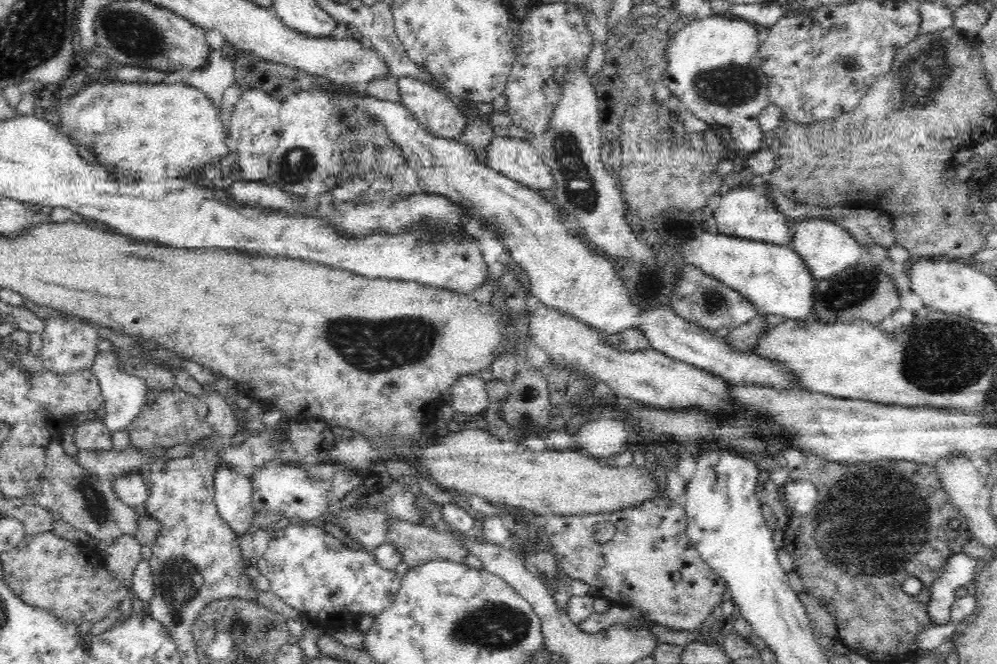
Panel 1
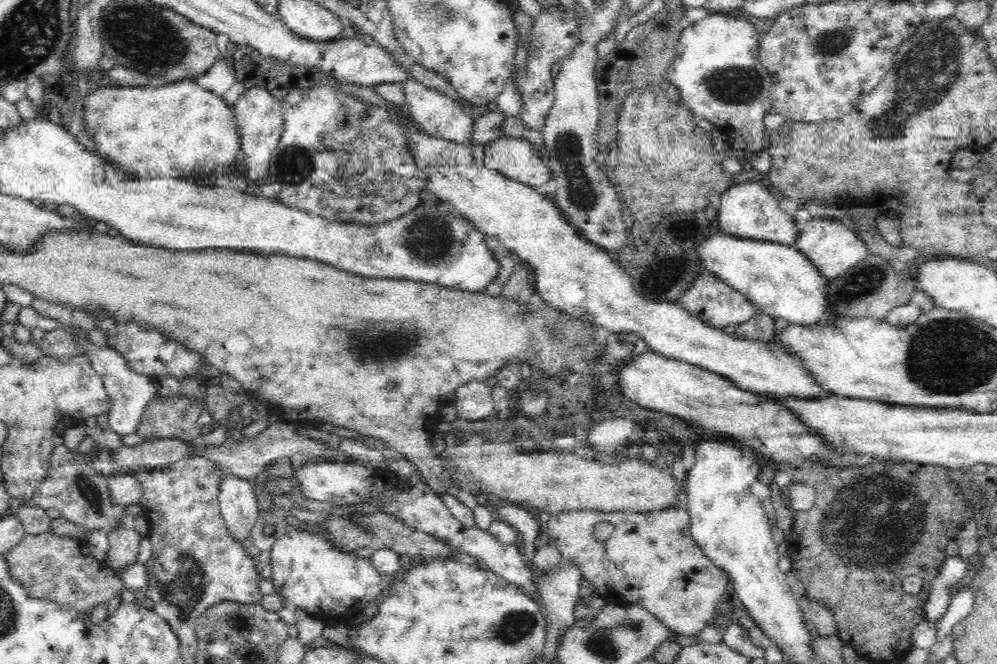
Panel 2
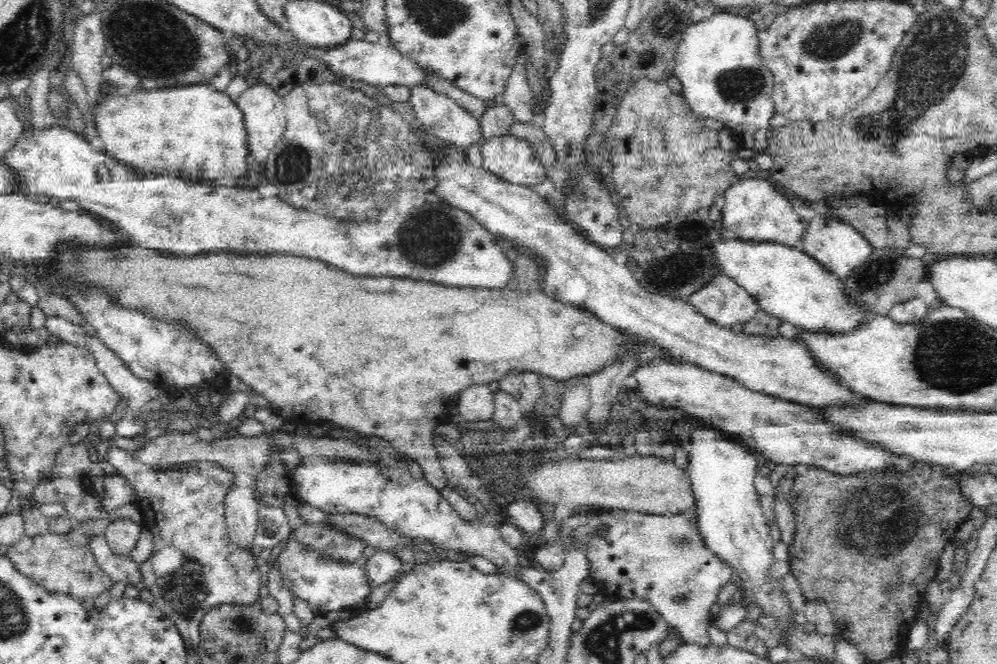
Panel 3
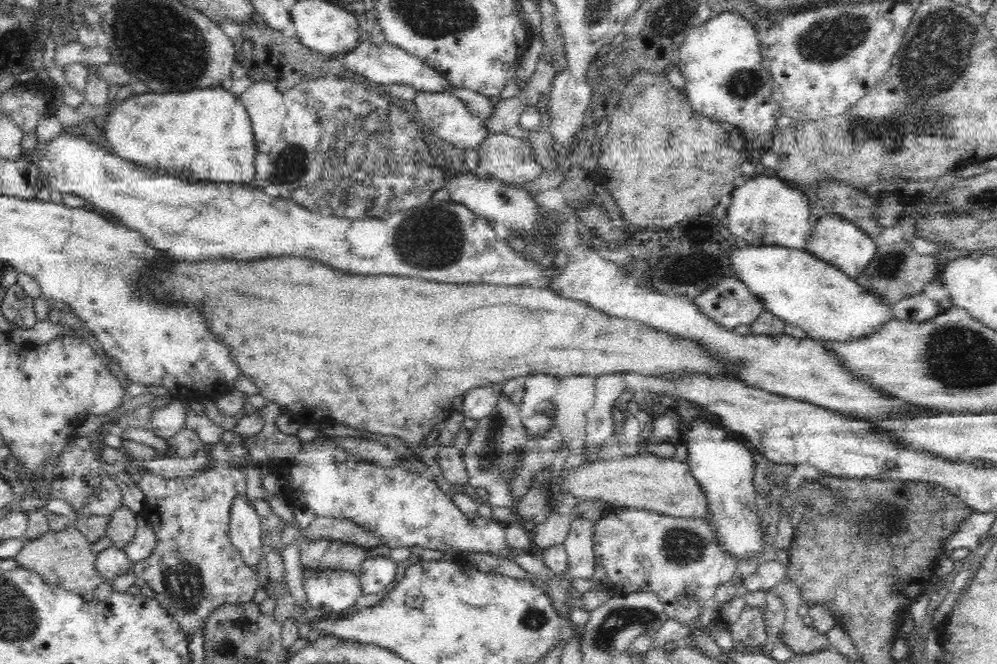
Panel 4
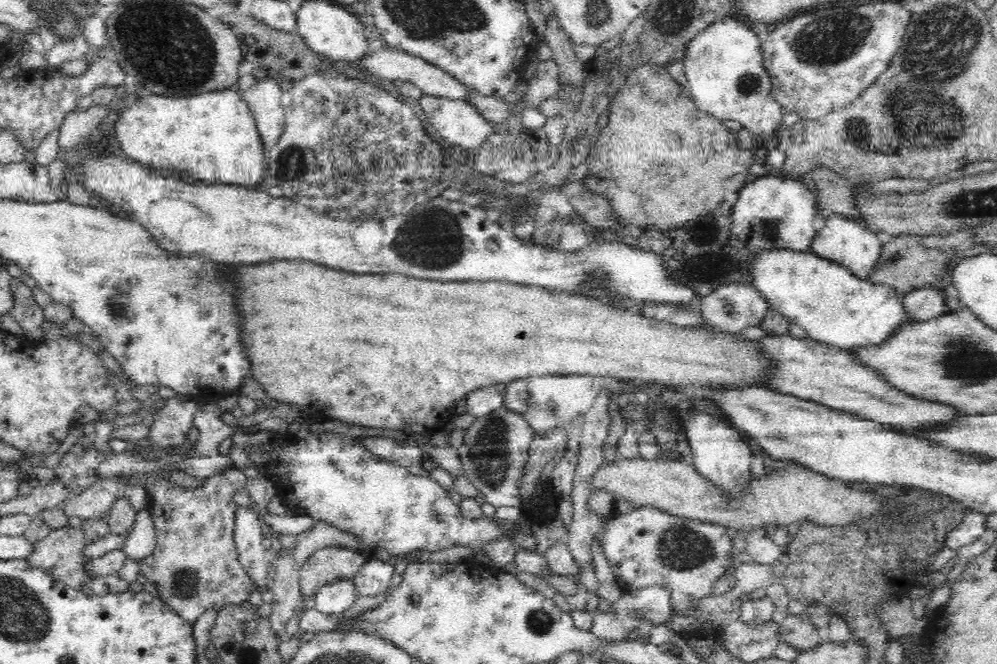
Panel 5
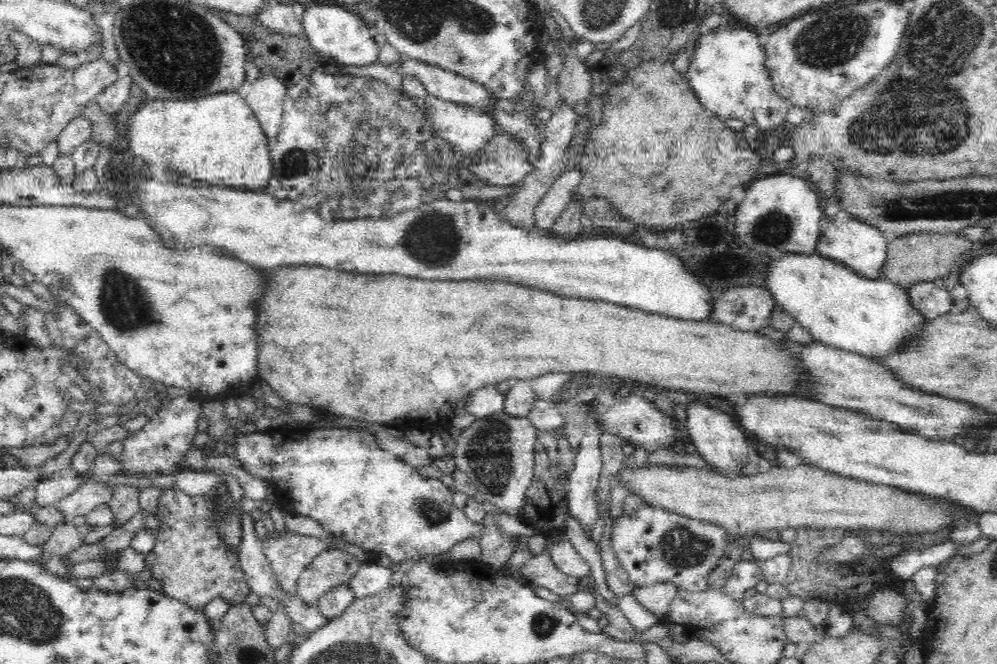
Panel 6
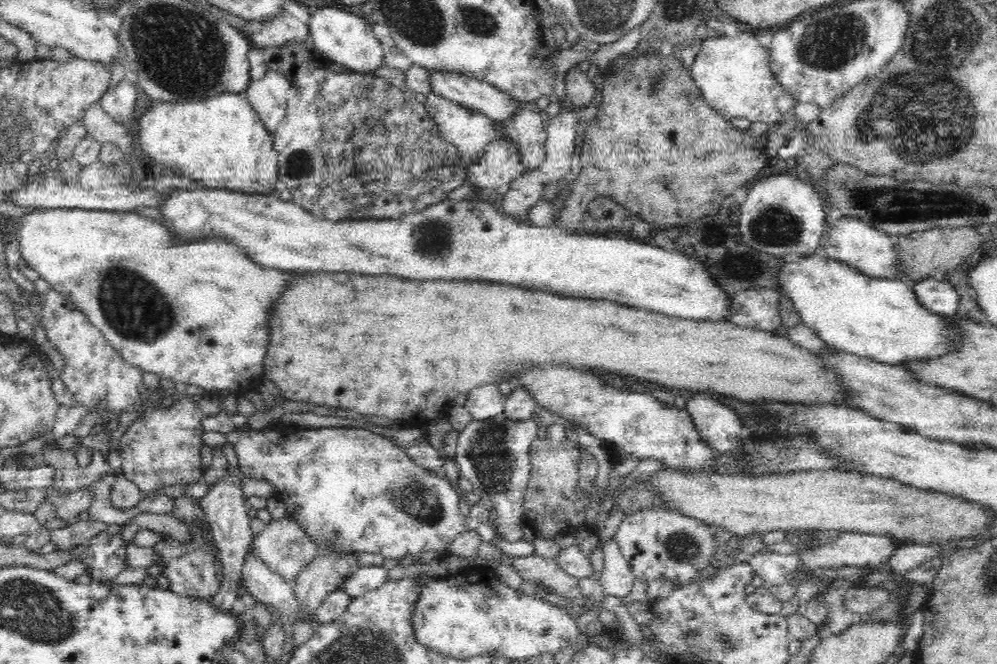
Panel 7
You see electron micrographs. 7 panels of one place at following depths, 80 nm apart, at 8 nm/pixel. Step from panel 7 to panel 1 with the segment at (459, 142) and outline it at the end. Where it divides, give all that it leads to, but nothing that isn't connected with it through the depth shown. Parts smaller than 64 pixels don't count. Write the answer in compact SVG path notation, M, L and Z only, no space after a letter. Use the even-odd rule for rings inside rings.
M413 76L399 77L398 88L401 103L412 111L414 118L430 135L458 141L465 134L469 119L452 102L449 94Z

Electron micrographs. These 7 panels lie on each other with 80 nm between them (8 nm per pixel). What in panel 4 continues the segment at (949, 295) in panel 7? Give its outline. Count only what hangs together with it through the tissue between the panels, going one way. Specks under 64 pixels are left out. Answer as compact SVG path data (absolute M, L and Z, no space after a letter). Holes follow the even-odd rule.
M923 291L901 298L893 306L895 307L895 318L909 322L925 322L942 312L938 302L932 300Z

